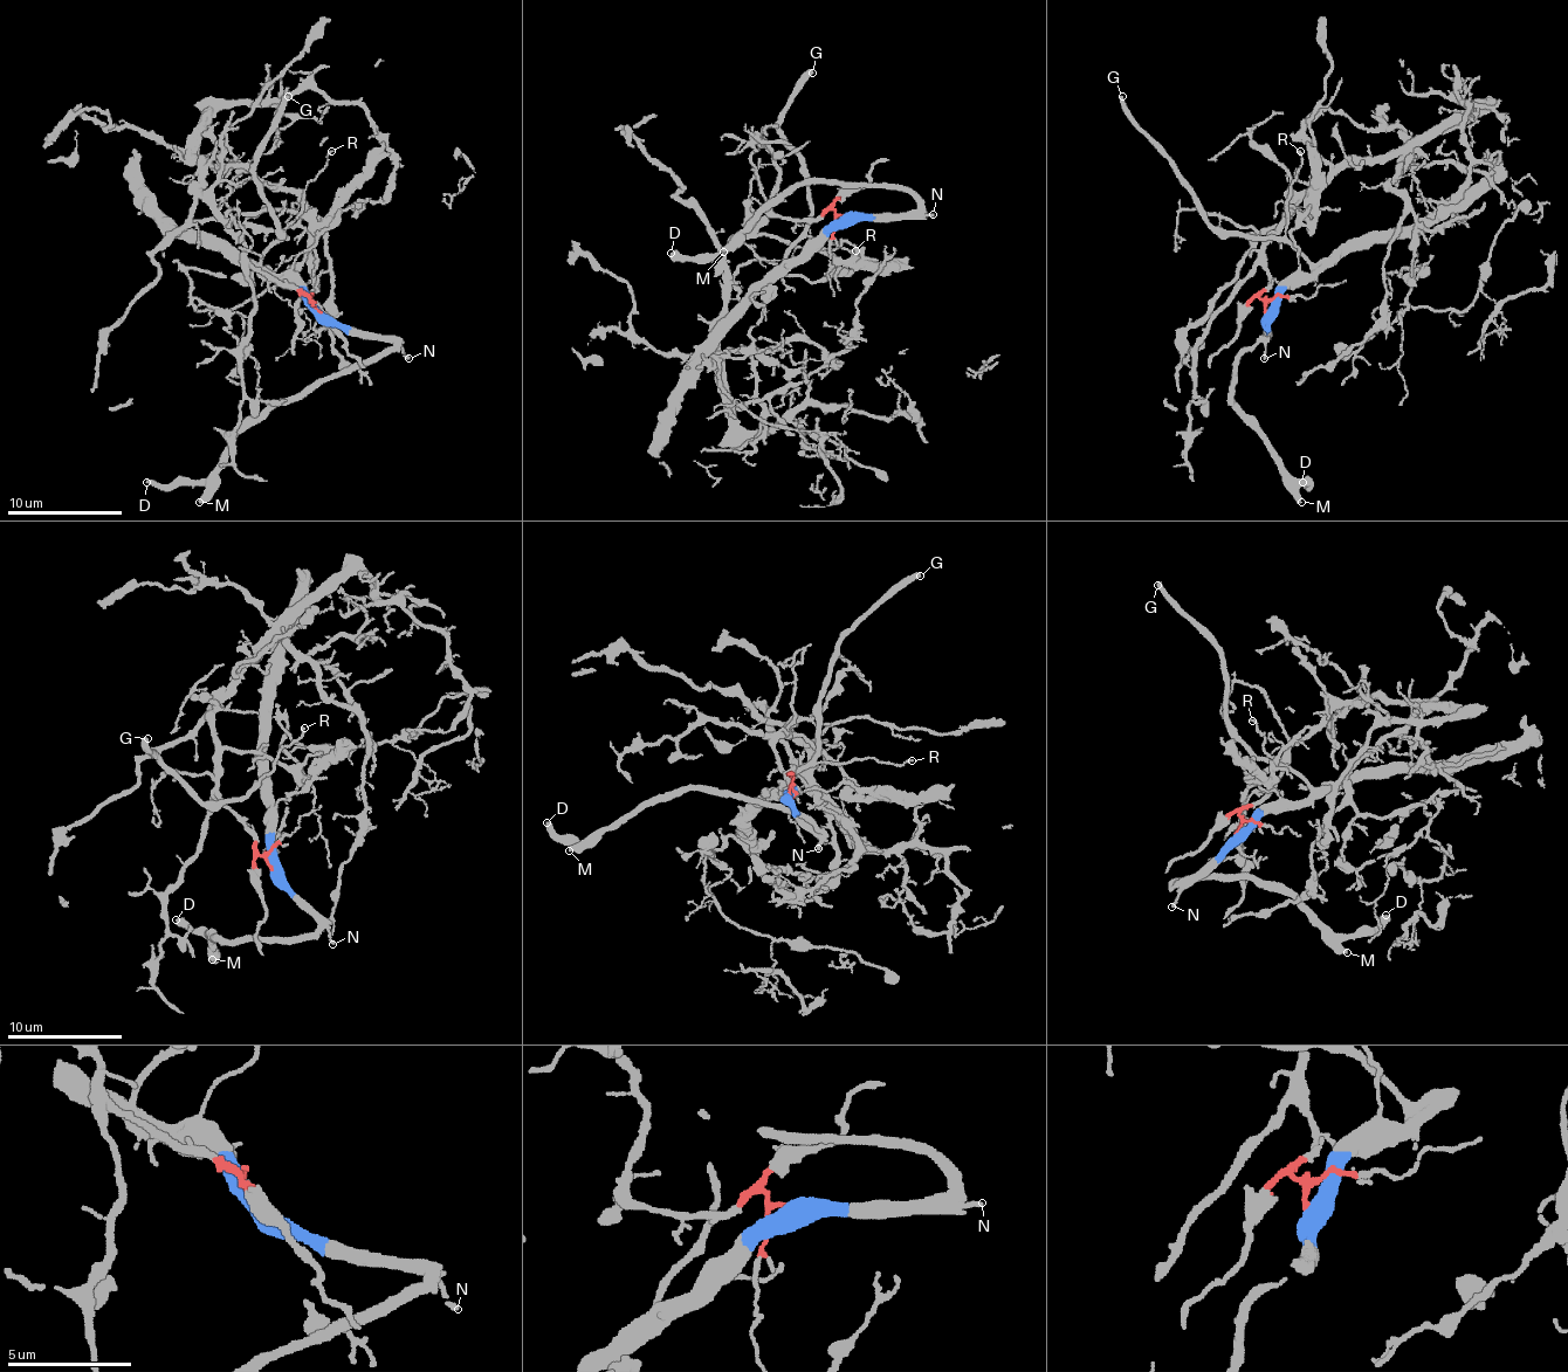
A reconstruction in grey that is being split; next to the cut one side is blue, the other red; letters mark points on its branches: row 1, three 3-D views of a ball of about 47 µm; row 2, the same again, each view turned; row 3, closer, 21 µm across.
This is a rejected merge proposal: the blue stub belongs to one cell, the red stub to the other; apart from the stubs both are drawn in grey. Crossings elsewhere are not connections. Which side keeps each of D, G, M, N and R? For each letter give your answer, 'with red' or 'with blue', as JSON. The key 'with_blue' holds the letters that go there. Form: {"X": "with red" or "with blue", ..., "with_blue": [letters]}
{"D": "with blue", "G": "with blue", "M": "with blue", "N": "with blue", "R": "with blue", "with_blue": ["D", "G", "M", "N", "R"]}

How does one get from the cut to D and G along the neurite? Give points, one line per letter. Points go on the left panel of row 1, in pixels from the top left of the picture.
D: (318, 314), (380, 333), (396, 345), (269, 405), (234, 440), (226, 460), (198, 482), (146, 482)
G: (318, 314), (295, 288), (283, 288), (261, 264), (287, 236), (255, 176), (255, 150), (289, 96)

